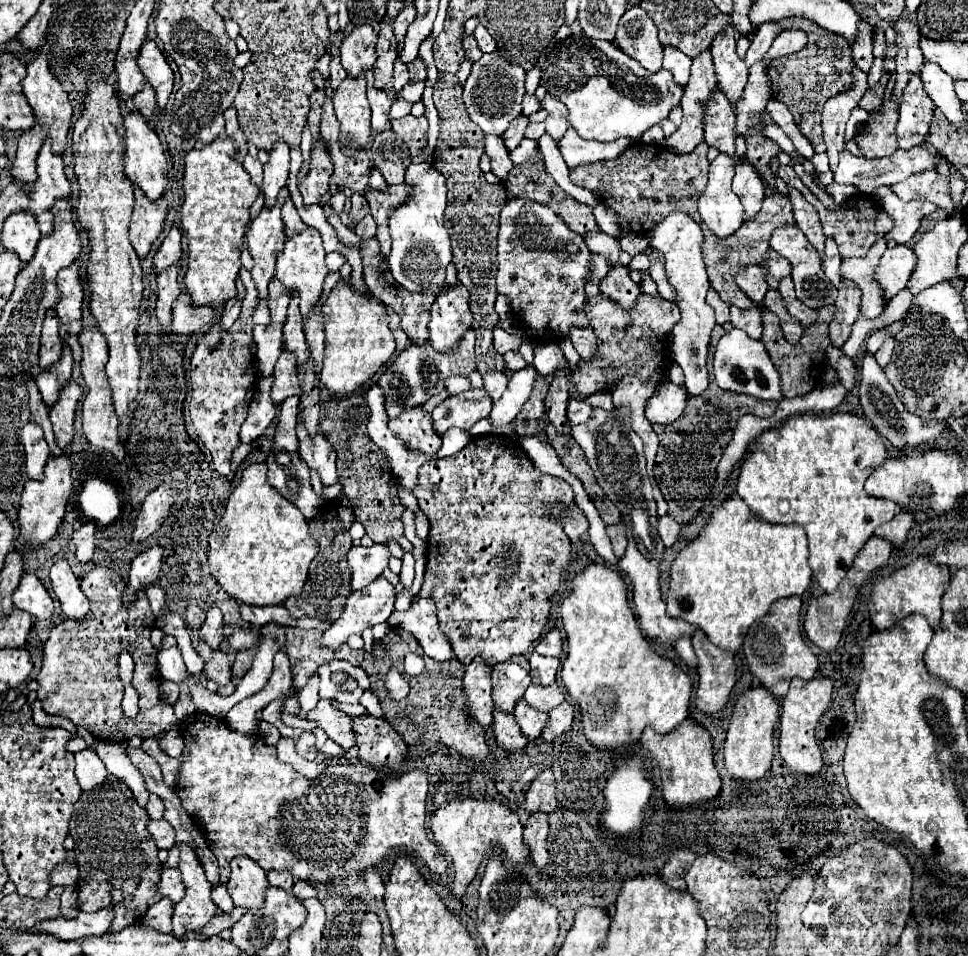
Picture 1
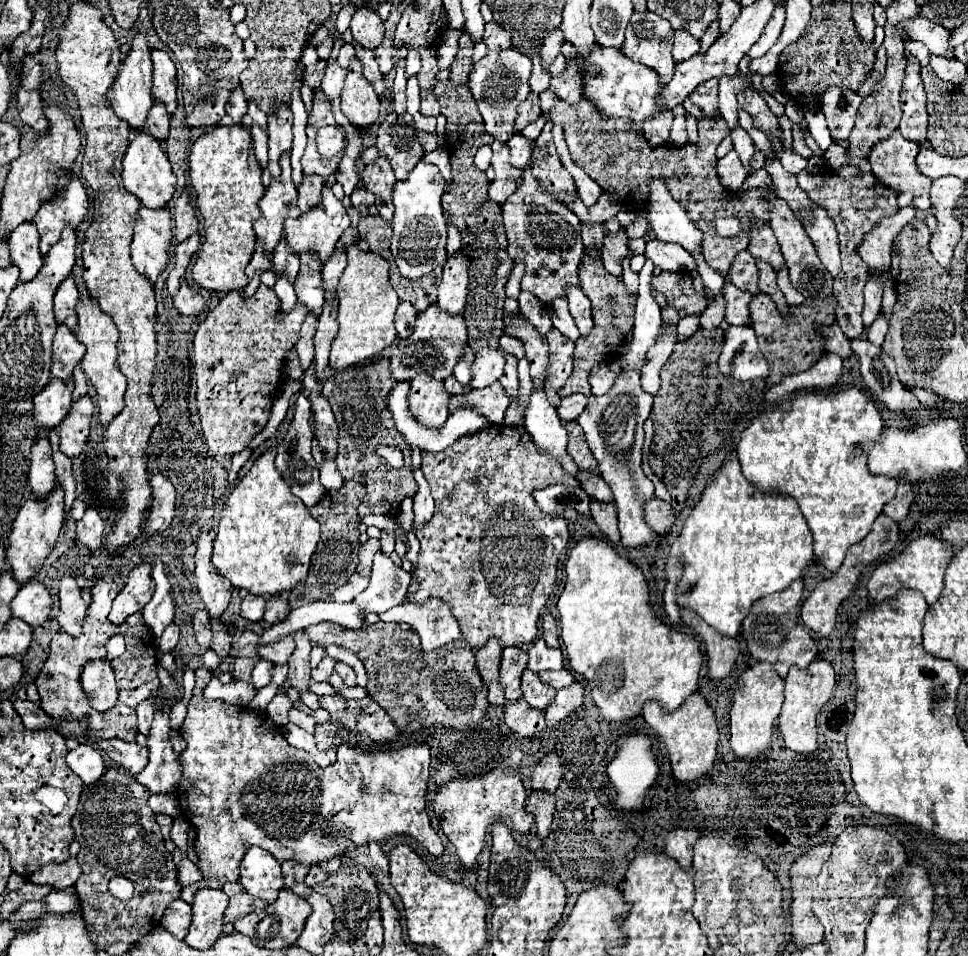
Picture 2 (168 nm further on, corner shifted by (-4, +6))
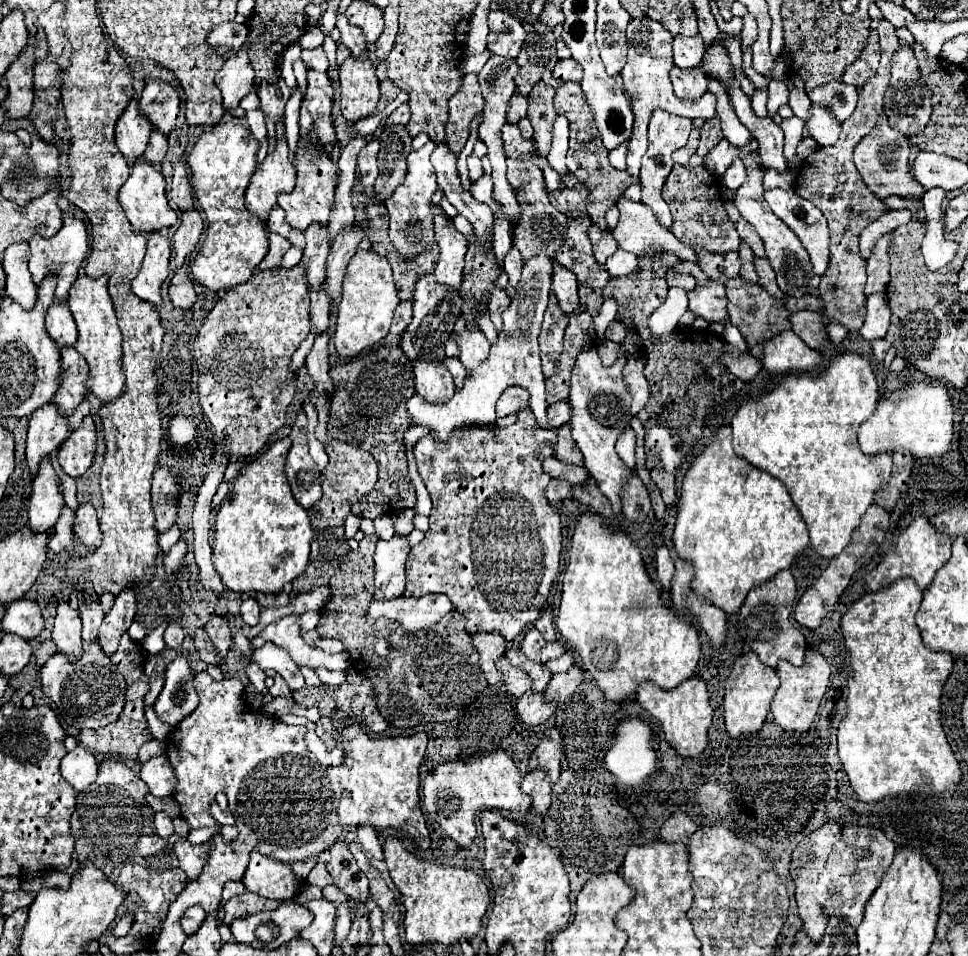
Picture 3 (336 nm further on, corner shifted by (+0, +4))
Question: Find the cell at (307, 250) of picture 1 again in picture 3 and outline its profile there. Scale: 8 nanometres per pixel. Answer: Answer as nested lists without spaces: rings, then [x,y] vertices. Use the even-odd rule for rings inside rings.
[[[297,146],[297,186],[293,194],[281,194],[277,204],[285,210],[285,220],[289,222],[291,228],[305,232],[311,224],[321,224],[325,226],[331,218],[333,212],[333,198],[335,198],[335,166],[329,158],[329,154],[309,154],[309,150],[301,150]]]

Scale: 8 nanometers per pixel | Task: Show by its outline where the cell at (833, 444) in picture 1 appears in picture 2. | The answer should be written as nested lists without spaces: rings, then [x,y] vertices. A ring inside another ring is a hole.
[[[849,384],[839,392],[829,394],[803,392],[791,400],[781,402],[779,406],[761,412],[741,432],[741,438],[737,442],[737,454],[743,474],[751,482],[755,482],[757,488],[773,488],[775,492],[791,494],[797,500],[815,538],[815,556],[831,572],[839,570],[849,546],[861,542],[869,534],[871,524],[883,512],[883,506],[895,498],[897,480],[889,476],[873,476],[867,468],[867,454],[877,442],[881,430],[883,420],[873,398],[867,396],[865,390]]]

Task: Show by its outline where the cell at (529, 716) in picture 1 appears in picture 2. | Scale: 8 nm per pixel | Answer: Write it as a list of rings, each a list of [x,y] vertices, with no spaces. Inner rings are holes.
[[[525,668],[523,672],[523,680],[521,680],[521,690],[523,690],[523,698],[539,710],[545,710],[555,696],[555,688],[551,688],[549,684],[545,684],[539,674],[531,672],[529,668]]]

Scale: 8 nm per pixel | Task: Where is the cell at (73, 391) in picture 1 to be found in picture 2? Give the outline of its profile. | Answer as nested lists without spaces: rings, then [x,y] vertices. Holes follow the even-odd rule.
[[[83,396],[81,400],[77,400],[69,412],[69,416],[61,422],[61,426],[57,428],[61,444],[59,450],[69,456],[75,458],[79,456],[79,452],[83,452],[83,446],[87,444],[89,438],[89,430],[91,430],[91,418],[93,418],[93,402],[89,396]]]

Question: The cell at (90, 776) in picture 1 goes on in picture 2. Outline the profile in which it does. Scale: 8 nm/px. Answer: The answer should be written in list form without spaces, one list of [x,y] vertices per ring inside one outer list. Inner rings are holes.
[[[79,744],[75,750],[69,750],[67,766],[83,780],[83,784],[93,784],[105,774],[101,754],[89,744]]]

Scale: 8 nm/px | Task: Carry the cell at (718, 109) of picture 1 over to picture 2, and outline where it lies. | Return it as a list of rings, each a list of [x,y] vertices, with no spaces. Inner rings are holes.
[[[707,80],[705,84],[699,84],[685,100],[683,100],[685,110],[695,116],[697,120],[701,118],[717,118],[717,80]]]

